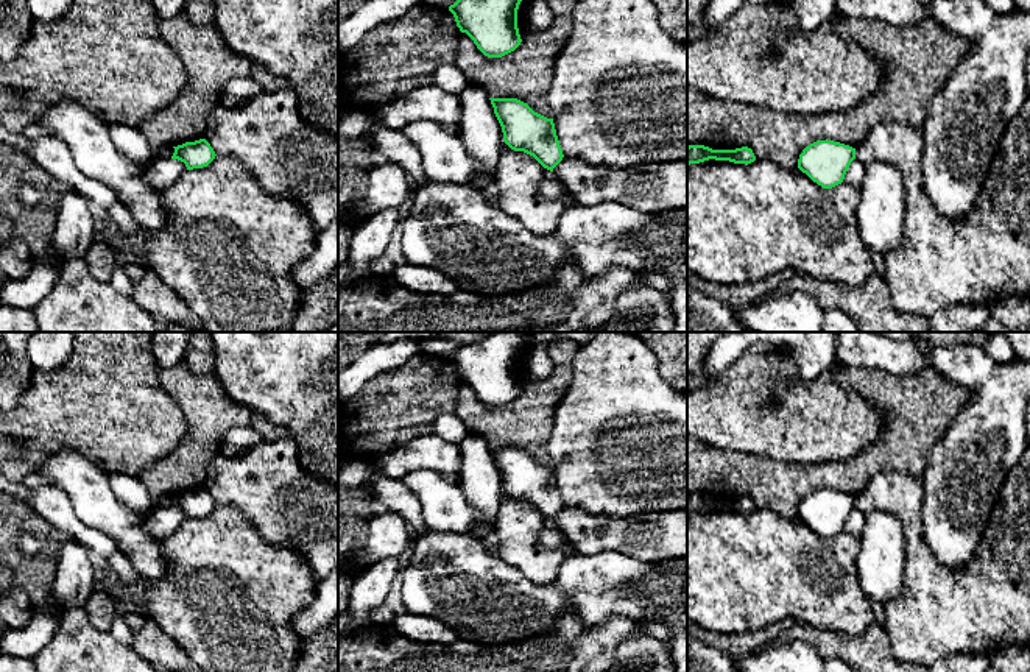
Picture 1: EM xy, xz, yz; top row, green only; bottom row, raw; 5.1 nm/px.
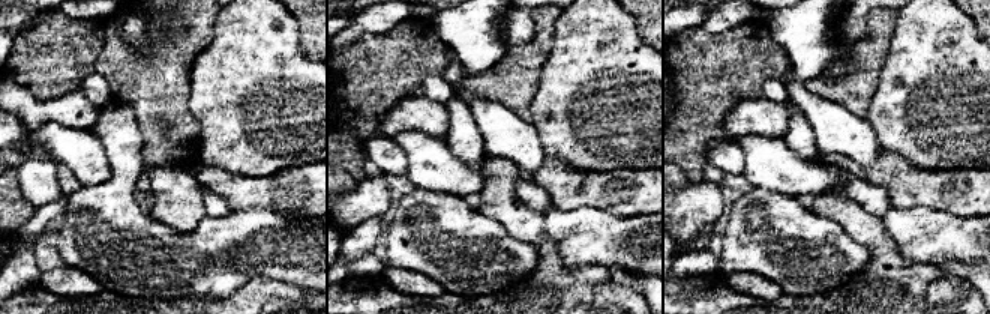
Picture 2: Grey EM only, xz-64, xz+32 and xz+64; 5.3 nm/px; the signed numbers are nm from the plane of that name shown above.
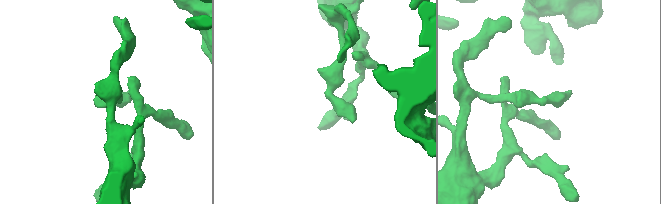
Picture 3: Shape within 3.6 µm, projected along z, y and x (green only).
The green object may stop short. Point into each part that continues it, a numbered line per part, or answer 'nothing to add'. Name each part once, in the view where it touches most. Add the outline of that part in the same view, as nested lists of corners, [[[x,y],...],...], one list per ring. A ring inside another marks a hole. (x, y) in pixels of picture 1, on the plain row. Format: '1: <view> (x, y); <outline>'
nothing to add

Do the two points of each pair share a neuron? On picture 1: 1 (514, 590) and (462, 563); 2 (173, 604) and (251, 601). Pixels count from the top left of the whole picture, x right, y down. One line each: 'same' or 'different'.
1: same
2: same

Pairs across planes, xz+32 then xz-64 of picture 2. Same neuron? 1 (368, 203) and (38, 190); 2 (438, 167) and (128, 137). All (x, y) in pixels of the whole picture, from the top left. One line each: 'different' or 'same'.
1: same
2: different

